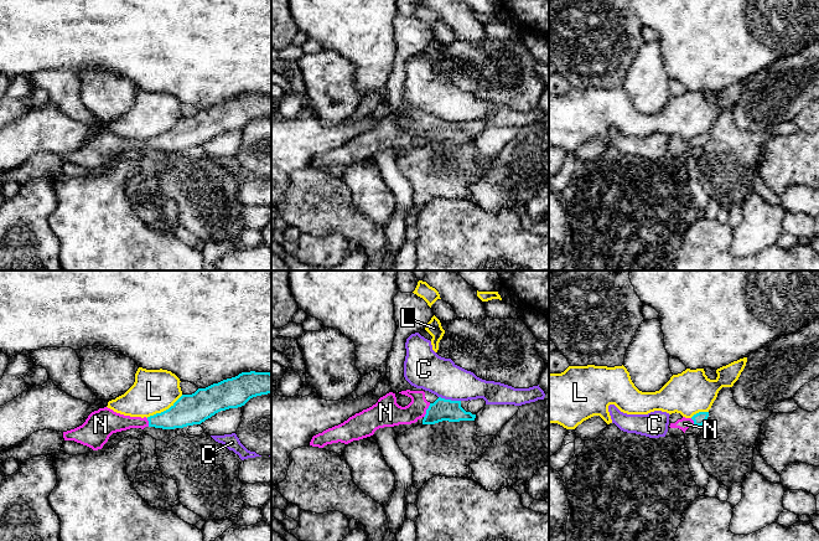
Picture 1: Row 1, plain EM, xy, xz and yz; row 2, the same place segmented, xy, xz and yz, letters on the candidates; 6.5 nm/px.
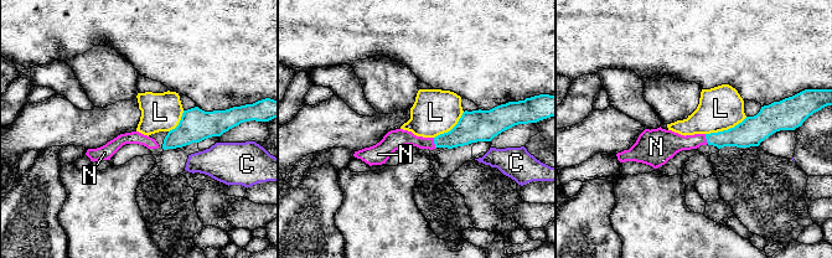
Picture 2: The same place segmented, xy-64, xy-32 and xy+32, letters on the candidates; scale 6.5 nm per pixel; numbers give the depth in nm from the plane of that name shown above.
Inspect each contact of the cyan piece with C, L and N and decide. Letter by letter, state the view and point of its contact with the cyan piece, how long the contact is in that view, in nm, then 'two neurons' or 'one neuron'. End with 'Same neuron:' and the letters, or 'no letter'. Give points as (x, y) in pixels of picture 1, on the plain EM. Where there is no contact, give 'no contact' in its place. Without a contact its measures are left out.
C: xz (450, 122) | 150 nm | two neurons
L: xy (164, 133) | 280 nm | two neurons
N: xz (426, 133) | 100 nm | one neuron
Same neuron: N

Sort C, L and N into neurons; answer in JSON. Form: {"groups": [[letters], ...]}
{"groups": [["C"], ["L"], ["N"]]}

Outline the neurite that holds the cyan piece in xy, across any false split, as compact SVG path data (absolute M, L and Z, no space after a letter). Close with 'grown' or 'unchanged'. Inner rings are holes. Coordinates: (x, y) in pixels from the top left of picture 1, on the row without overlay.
M242 94L235 99L182 117L169 132L150 139L130 139L104 129L92 134L85 144L63 154L64 163L74 163L93 172L102 171L113 155L130 150L162 151L201 146L221 133L244 128L250 120L271 115L270 94Z; grown

